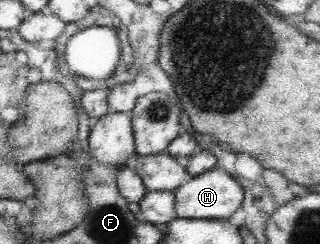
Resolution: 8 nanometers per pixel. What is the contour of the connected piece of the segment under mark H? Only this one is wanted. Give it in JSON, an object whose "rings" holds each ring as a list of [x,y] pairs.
{"rings":[[[212,169],[200,176],[187,178],[173,192],[175,217],[178,219],[219,219],[227,220],[244,199],[244,191],[232,175],[224,170]]]}

